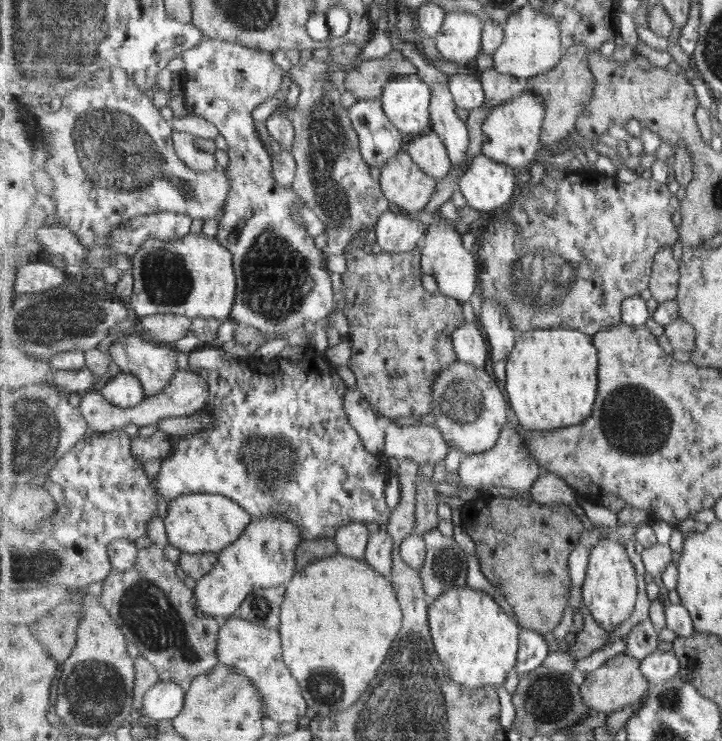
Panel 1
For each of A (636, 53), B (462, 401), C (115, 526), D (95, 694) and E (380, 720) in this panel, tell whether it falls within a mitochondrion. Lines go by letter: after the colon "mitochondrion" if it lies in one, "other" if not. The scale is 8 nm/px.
A: other
B: mitochondrion
C: other
D: mitochondrion
E: mitochondrion

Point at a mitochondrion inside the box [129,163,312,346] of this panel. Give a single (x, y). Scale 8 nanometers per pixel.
(167, 281)

